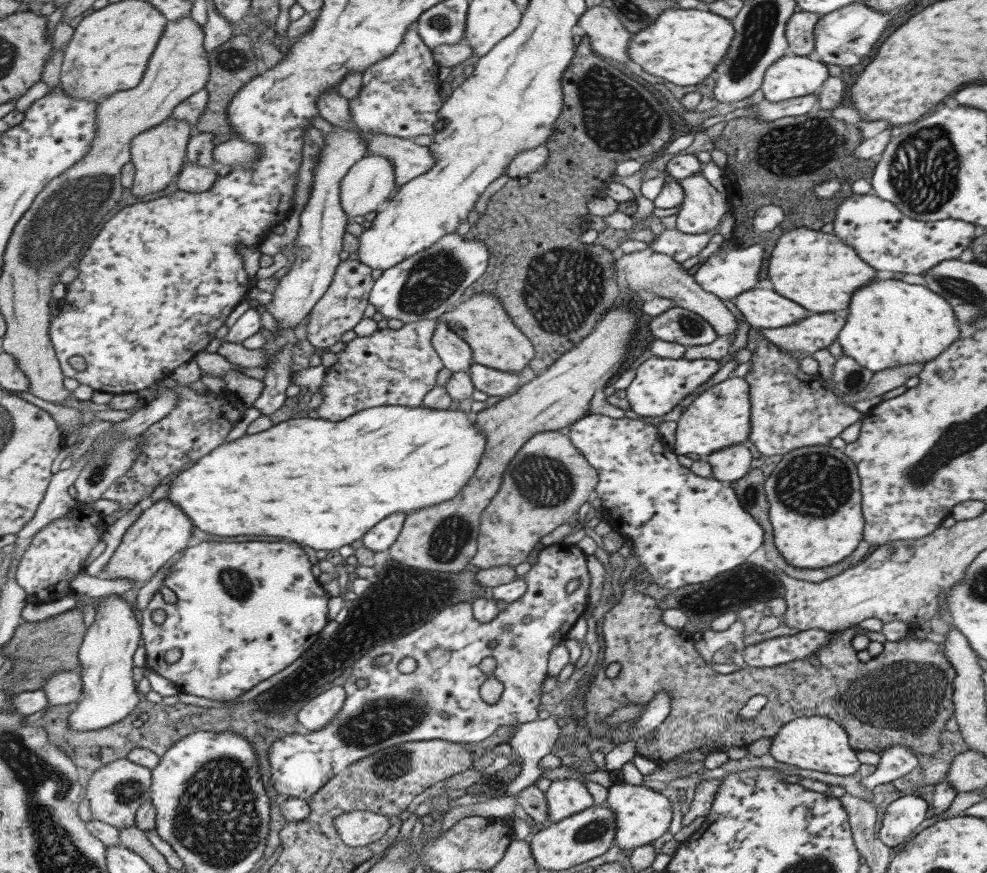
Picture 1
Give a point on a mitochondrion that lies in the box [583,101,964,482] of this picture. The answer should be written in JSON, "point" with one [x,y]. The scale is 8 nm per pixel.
{"point":[923,186]}

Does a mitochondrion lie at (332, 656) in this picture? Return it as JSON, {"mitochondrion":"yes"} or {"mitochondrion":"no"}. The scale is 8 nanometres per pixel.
{"mitochondrion":"yes"}

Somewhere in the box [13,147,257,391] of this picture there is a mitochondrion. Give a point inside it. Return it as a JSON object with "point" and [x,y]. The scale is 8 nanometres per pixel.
{"point":[64,217]}

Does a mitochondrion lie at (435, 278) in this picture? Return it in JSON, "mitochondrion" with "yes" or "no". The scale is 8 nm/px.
{"mitochondrion":"yes"}

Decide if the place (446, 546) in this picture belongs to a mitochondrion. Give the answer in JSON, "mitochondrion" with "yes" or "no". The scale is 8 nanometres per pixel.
{"mitochondrion":"yes"}

